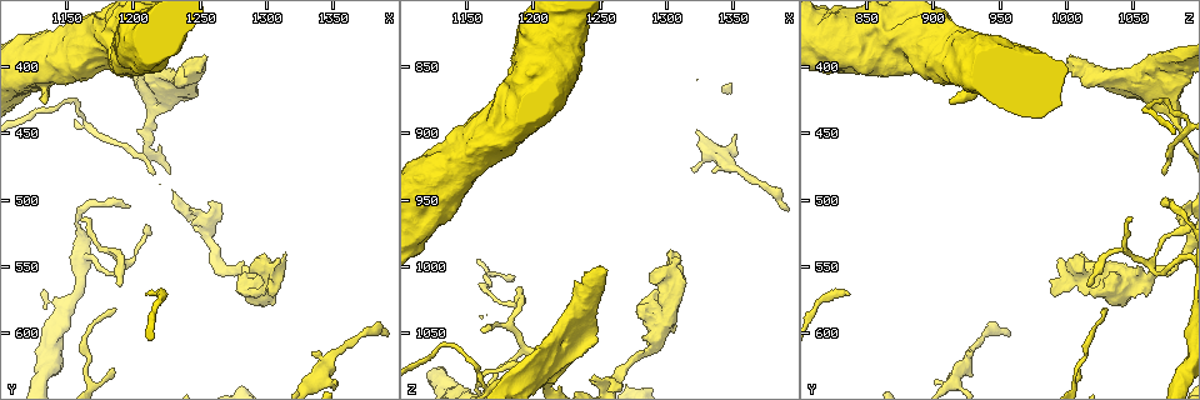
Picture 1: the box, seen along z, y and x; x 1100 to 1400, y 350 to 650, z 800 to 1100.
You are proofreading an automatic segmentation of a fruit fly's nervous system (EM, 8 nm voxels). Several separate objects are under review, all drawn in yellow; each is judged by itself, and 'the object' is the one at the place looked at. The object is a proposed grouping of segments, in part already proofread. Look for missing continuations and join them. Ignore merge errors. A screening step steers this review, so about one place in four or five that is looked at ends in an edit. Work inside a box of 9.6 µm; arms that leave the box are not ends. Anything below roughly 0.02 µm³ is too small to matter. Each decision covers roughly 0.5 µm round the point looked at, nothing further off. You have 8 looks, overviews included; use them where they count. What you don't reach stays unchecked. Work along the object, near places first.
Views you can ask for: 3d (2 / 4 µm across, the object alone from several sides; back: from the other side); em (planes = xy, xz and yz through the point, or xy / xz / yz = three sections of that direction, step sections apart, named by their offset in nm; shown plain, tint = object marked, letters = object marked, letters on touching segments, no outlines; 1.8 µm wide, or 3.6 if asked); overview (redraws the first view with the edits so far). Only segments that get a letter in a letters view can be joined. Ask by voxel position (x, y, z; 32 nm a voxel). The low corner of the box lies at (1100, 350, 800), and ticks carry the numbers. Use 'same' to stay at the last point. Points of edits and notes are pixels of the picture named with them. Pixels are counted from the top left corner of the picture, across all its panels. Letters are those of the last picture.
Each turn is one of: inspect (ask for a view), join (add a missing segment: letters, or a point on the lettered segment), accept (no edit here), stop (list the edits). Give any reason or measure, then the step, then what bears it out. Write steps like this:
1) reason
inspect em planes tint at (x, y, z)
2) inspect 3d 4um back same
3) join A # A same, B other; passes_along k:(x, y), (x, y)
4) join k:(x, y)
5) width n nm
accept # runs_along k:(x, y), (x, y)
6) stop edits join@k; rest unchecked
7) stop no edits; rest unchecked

sudden change in width
inspect 3d 4um at (1296, 558, 1048)

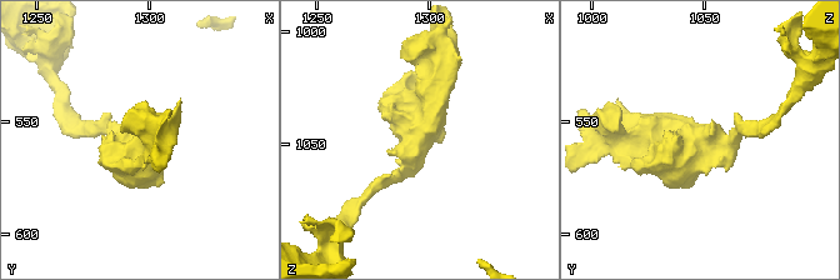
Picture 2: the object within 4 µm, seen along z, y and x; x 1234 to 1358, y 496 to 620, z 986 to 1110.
inspect em 3.6um planes tint at (1295, 559, 1048)

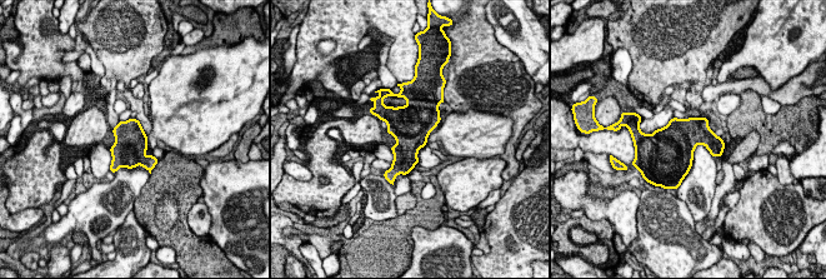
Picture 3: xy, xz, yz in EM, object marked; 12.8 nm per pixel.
inspect em 3.6um planes letters same

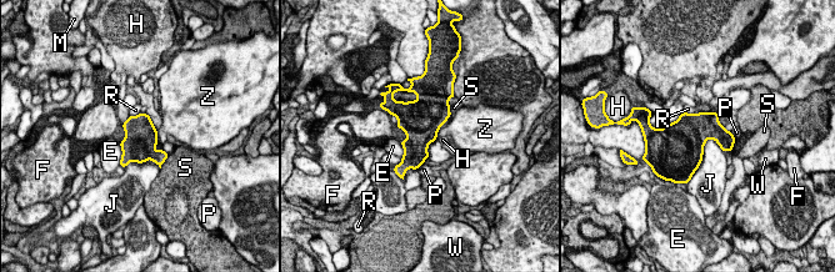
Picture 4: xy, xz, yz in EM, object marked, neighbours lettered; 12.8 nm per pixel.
width 420 nm
accept # E other, F other, H other, J other, M other, P other, R other, S other, W other, Z other; border 4:(714, 139), (691, 176); none of them fits

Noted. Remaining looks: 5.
branch stops here
inspect em xy step 4 letters at (1242, 508, 1084)

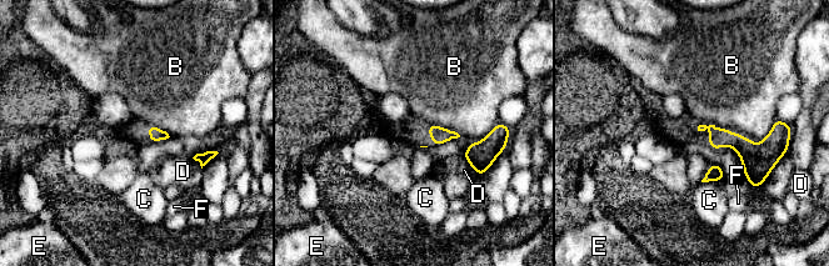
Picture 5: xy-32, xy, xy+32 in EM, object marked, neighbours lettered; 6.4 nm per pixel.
accept # B other, C other, D other, E other, F other; border 5:(429, 123), (452, 129), (460, 135); none of them fits

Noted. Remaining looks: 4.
sudden change in width
inspect em planes tint at (1220, 422, 1068)

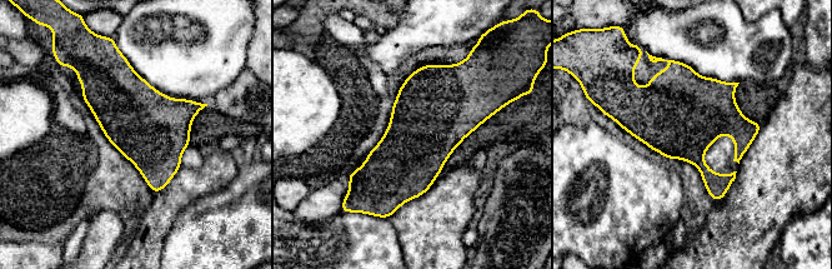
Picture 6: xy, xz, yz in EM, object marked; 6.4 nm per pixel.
inspect em planes letters same

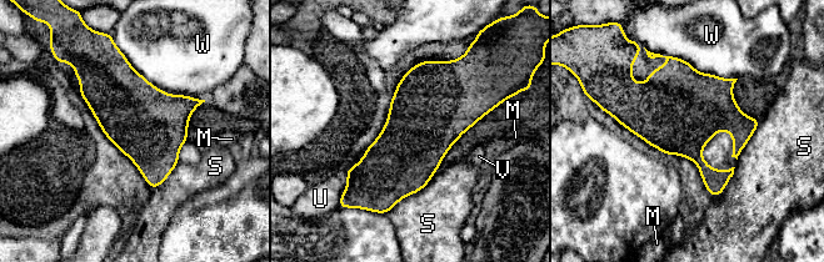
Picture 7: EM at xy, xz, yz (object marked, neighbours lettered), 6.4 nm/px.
longest_contact W 700 nm
accept # M other, S other, U other, V other, W other; border 7:(435, 174), (385, 213); none of them fits

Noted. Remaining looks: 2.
calibre changes
inspect em planes letters at (1246, 400, 1010)

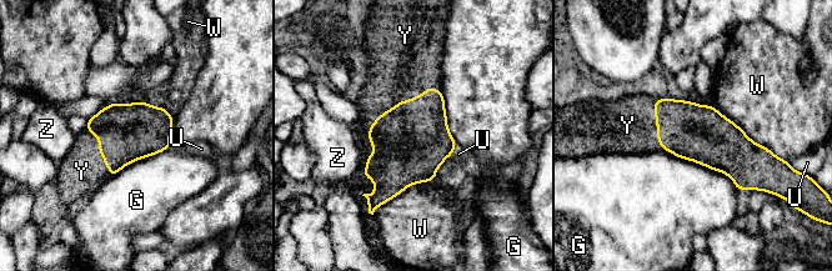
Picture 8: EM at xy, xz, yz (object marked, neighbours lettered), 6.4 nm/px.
width 360 nm; longest_contact Y 650 nm
join Y # G other, U other, W other, Y same, Z other; it goes on there

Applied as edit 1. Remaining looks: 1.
stop edits join@8; rest unchecked

